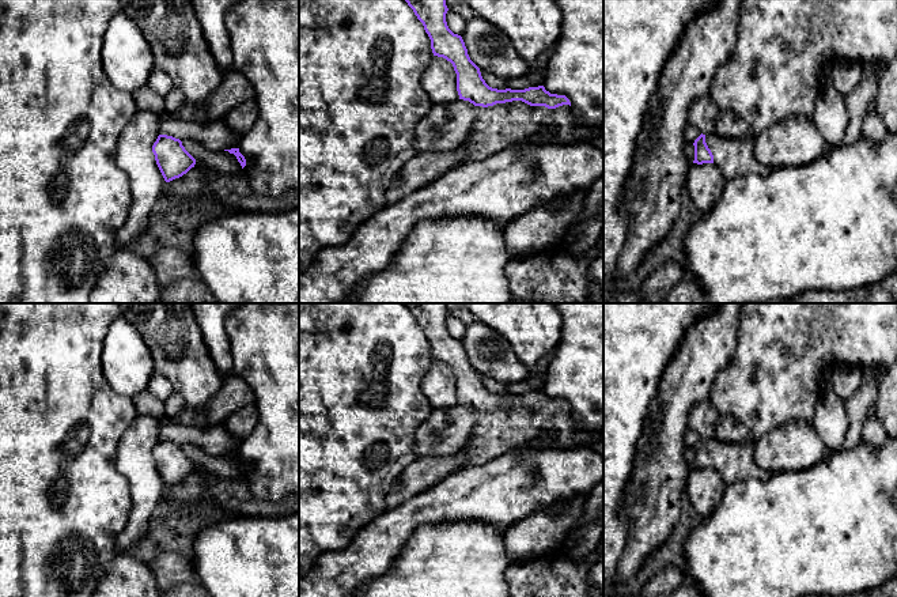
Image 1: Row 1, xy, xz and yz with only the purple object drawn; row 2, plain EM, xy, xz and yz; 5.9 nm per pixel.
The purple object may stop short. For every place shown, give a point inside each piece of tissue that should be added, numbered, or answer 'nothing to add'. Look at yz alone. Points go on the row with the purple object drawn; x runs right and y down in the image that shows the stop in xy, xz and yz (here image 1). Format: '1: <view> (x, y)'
1: yz (734, 157)

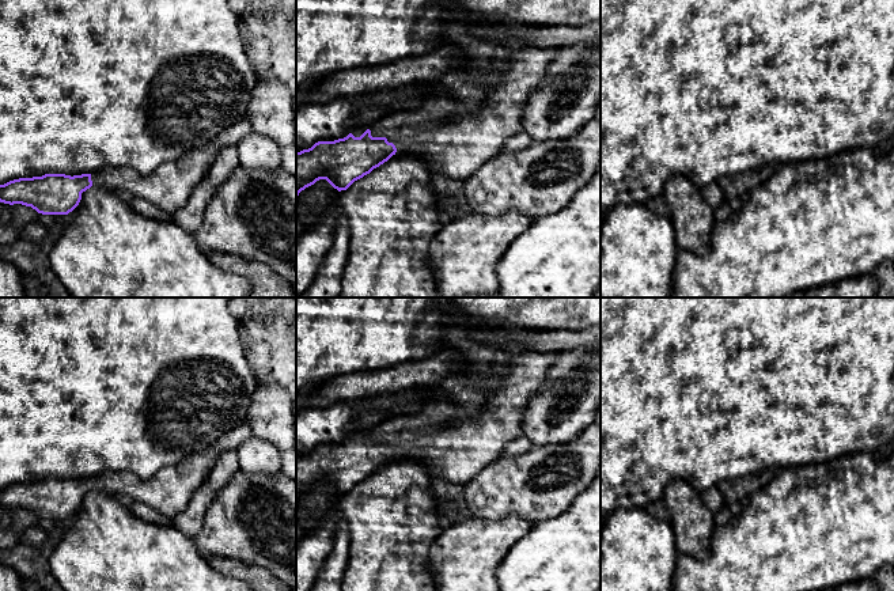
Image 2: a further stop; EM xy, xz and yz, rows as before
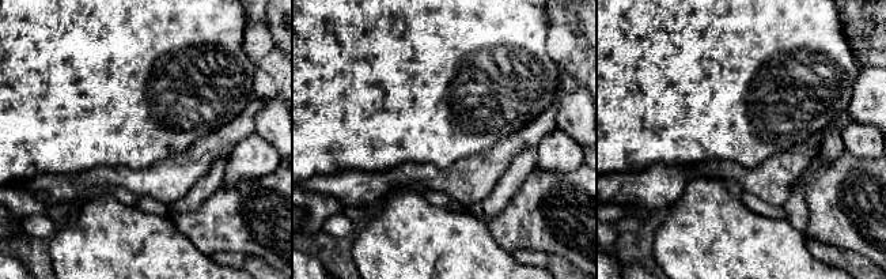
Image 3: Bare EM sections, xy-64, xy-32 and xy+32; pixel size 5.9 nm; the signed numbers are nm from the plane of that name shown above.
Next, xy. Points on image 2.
1: xy (169, 188)

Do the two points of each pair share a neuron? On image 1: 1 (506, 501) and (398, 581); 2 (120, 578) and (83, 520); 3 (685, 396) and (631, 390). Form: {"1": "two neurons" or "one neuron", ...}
{"1": "two neurons", "2": "two neurons", "3": "two neurons"}

